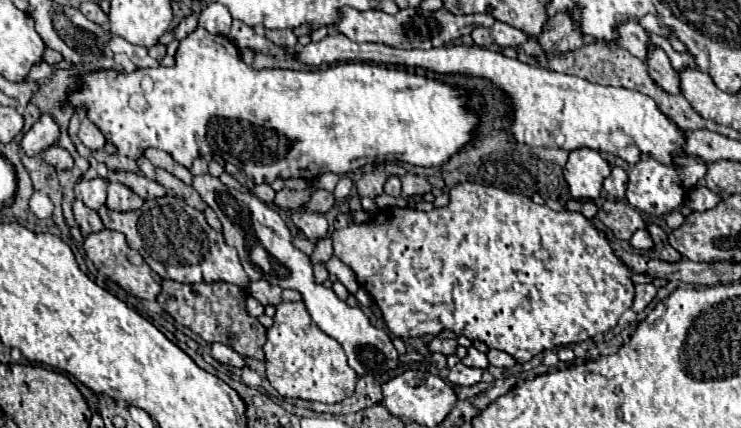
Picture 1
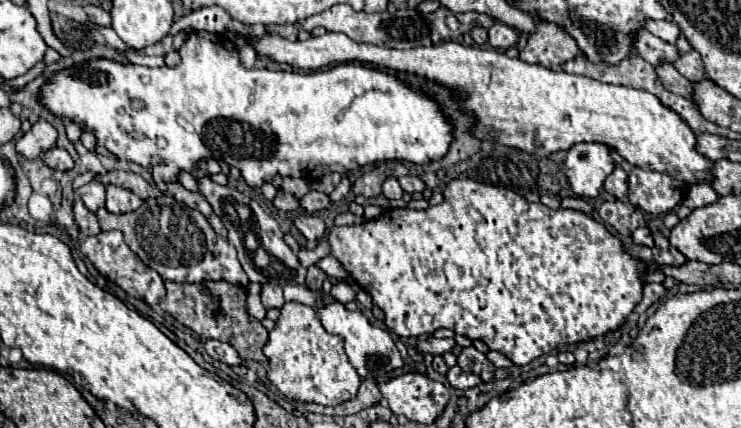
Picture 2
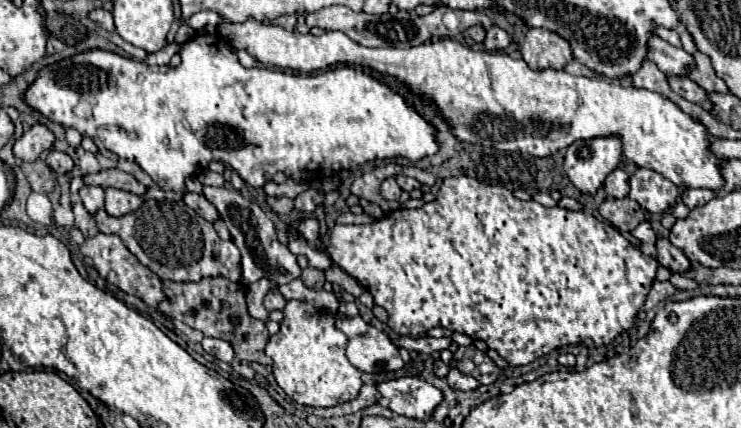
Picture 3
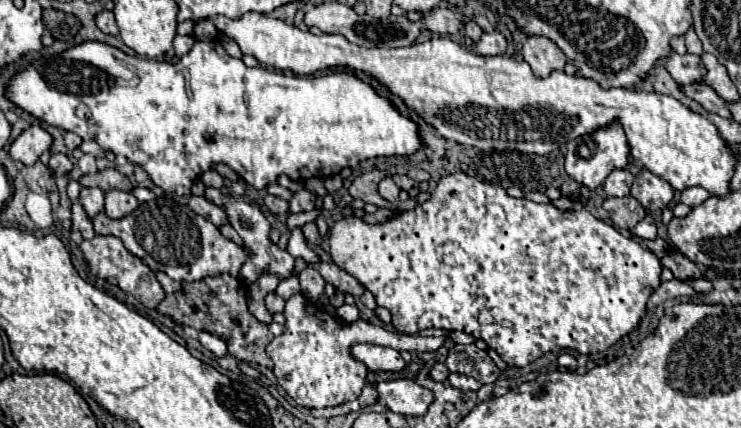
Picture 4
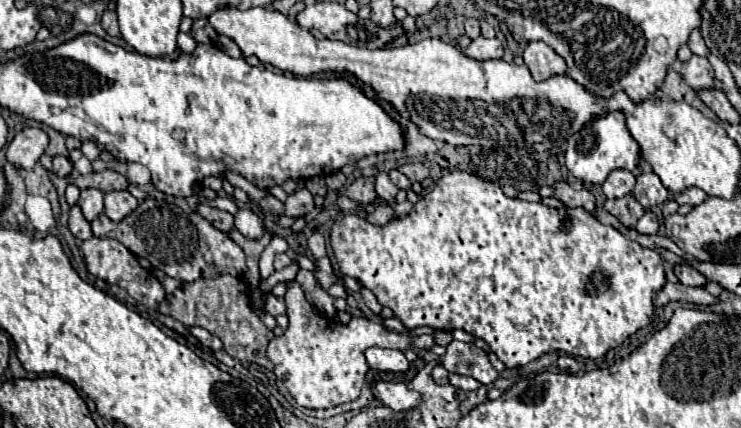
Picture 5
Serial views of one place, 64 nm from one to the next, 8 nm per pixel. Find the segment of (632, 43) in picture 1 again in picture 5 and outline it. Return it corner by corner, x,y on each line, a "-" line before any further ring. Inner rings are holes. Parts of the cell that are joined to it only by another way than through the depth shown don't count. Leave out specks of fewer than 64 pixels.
692,56
688,62
680,62
678,72
684,78
684,82
694,90
700,90
700,88
720,90
720,82
714,80
712,76
712,66
702,56

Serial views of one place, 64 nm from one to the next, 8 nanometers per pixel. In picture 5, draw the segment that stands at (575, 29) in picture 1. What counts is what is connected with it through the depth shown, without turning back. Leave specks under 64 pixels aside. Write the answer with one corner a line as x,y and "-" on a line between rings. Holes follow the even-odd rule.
542,40
528,42
528,46
524,48
524,62
526,62
528,70
532,72
534,80
546,80
548,76
566,72
564,58
560,54
556,54

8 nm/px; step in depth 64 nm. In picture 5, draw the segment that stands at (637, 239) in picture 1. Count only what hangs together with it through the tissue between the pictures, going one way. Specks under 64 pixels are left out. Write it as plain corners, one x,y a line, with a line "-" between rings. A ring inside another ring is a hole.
646,210
646,214
644,214
644,216
638,220
638,224
636,224
636,232
638,232
638,234
652,236
652,234
656,234
656,230
658,230
658,218
656,218
656,212

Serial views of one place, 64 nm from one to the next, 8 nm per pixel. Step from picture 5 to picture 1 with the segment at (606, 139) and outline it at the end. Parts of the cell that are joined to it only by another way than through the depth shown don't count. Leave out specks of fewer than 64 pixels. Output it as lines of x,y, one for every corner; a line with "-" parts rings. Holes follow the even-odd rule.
574,150
564,166
564,178
568,182
574,200
596,200
602,190
602,180
610,174
610,164
596,150

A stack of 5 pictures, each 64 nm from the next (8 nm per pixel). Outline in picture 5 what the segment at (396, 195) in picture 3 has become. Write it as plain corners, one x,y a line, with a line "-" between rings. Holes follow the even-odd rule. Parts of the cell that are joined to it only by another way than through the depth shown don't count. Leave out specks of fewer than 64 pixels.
378,174
376,176
376,192
382,200
386,200
388,204
394,202
396,194
398,194
398,188
392,184
392,180
388,178
388,174

